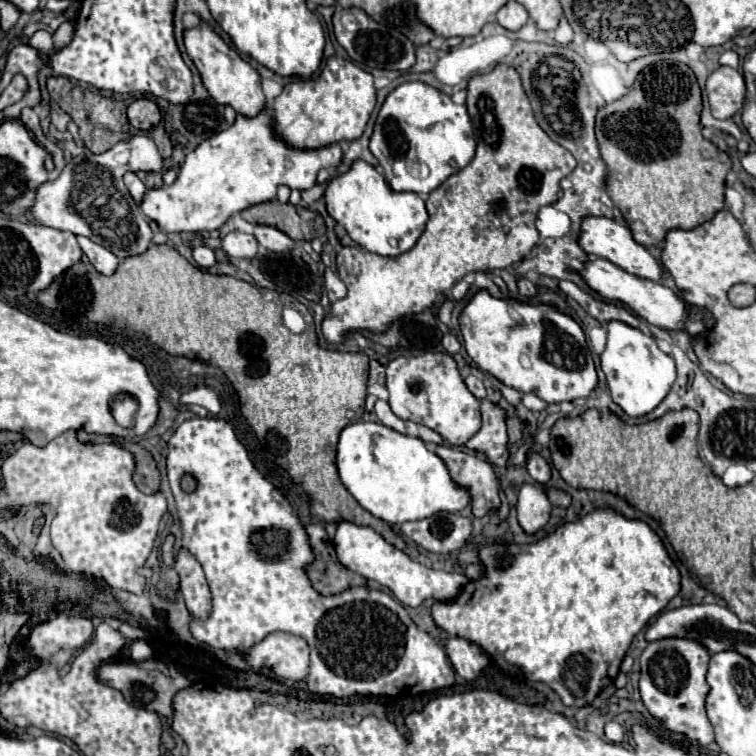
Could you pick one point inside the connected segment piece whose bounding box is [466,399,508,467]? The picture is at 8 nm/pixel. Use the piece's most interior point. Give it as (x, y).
(491, 439)

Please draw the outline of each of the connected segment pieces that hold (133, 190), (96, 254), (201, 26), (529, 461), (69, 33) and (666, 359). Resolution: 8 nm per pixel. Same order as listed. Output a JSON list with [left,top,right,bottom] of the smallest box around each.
[[124,173,146,201],[78,237,118,275],[184,19,266,117],[526,449,550,485],[54,21,76,49],[600,321,676,417]]

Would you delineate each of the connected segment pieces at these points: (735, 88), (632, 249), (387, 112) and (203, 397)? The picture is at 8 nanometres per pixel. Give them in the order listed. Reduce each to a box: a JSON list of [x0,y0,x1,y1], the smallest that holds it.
[[706,67,746,119],[580,217,662,281],[370,81,476,195],[179,387,221,415]]

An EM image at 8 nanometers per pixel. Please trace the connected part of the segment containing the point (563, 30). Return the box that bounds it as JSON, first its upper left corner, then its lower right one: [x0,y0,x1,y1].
[554,19,574,45]

